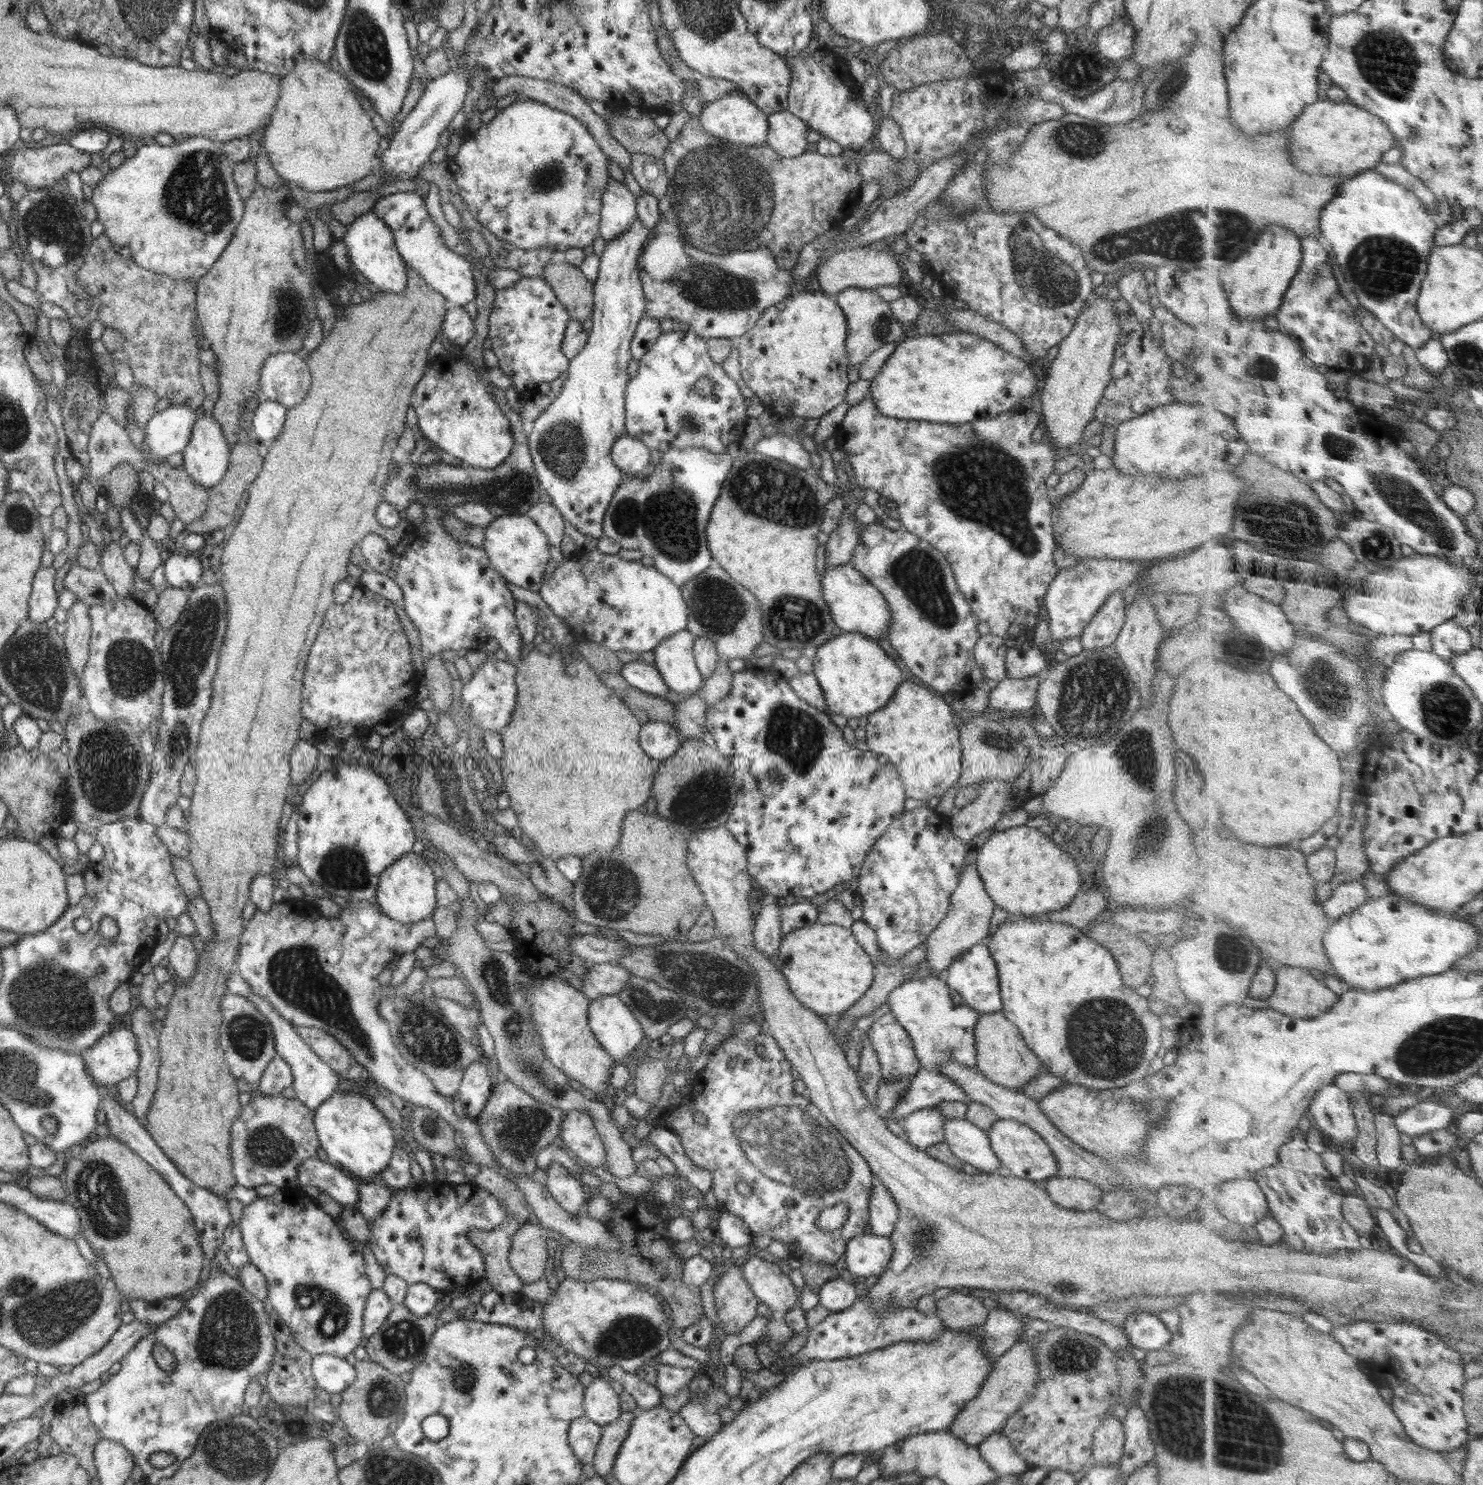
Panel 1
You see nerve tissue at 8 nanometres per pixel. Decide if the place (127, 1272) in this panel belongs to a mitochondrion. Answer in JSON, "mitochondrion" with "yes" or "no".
{"mitochondrion":"no"}

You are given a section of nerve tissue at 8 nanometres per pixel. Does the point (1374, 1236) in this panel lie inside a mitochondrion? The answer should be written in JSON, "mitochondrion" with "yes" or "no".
{"mitochondrion":"no"}

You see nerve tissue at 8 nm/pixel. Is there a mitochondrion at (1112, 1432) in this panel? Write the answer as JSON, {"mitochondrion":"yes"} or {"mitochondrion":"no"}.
{"mitochondrion":"no"}

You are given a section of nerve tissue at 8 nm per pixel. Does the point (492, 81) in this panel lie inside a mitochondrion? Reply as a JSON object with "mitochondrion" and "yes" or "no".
{"mitochondrion":"no"}

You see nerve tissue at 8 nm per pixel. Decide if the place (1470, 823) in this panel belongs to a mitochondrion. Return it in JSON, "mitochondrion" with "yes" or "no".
{"mitochondrion":"no"}

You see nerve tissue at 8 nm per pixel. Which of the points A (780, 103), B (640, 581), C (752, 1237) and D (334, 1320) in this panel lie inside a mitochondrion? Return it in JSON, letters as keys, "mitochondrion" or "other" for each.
{"A":"other","B":"other","C":"other","D":"mitochondrion"}

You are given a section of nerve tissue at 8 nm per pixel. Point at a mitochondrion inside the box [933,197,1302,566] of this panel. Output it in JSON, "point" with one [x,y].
{"point":[1235,232]}

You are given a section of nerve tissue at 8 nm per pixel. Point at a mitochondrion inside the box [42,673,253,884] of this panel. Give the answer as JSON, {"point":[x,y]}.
{"point":[109,769]}

